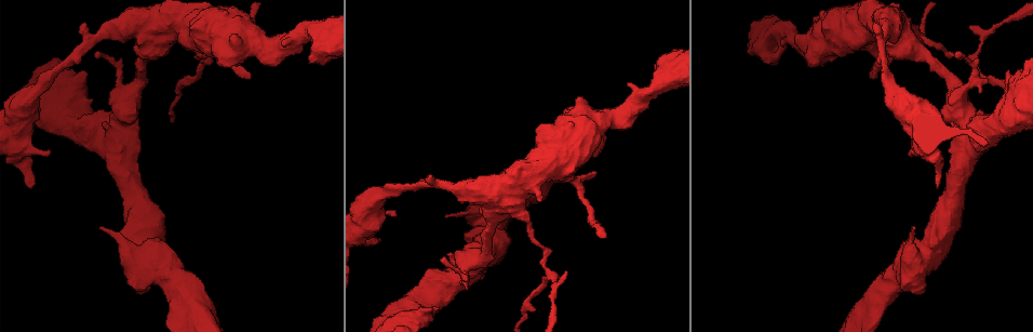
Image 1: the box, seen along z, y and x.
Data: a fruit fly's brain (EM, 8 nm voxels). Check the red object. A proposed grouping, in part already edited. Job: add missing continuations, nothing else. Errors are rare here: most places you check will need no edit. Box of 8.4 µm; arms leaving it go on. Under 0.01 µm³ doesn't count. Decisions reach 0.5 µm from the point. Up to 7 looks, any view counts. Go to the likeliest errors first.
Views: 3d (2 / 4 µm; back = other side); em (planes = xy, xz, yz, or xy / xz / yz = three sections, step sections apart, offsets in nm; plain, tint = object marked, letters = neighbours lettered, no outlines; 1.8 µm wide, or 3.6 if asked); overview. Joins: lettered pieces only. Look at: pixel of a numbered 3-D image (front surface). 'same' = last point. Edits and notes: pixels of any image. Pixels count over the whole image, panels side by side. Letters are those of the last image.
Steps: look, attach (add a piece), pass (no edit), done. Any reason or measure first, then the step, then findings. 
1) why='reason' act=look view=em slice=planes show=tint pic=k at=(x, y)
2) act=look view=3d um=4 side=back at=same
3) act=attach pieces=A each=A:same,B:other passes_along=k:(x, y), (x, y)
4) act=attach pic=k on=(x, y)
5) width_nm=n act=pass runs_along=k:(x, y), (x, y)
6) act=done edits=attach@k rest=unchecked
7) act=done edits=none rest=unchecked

why='branch stops here' act=look view=em slice=planes show=tint pic=1 at=(31, 188)

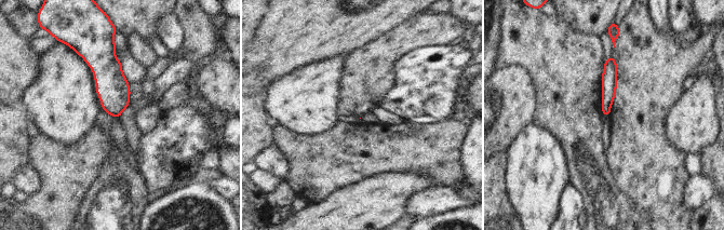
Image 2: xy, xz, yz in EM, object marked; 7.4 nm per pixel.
why='see the neighbours' act=look view=em slice=planes show=letters at=same

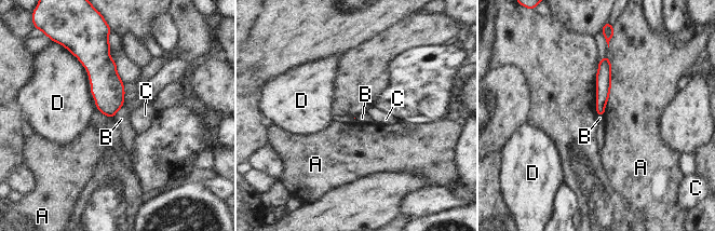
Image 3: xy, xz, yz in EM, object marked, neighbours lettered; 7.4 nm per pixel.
act=pass each=A:other,B:other,C:other,D:other border=3:(124, 105), (112, 118) found='none of them fits'

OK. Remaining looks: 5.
why='branch stops here' act=look view=em um=3.6 slice=yz step=8 show=tint pic=1 at=(84, 22)

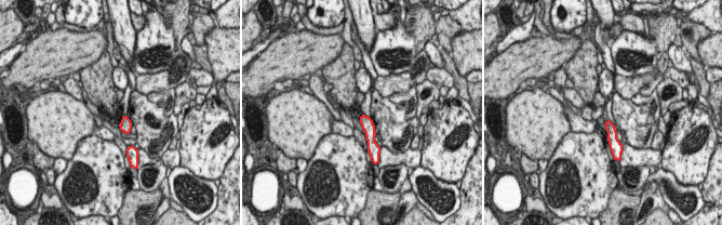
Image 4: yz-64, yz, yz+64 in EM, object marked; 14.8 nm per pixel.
act=look view=em um=3.6 slice=planes show=letters at=same

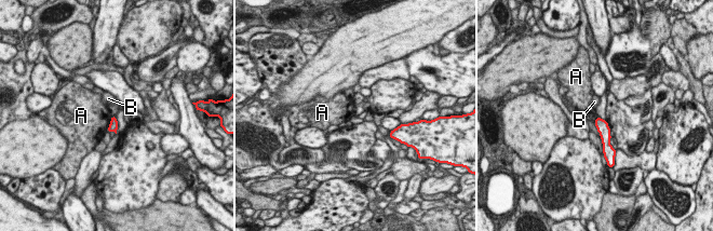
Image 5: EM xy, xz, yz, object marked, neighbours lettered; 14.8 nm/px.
width_nm=130 act=pass each=A:other,B:other found='no lettered piece goes on from it'

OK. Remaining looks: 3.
why='free end' act=look view=3d um=4 side=back pic=1 at=(440, 258)

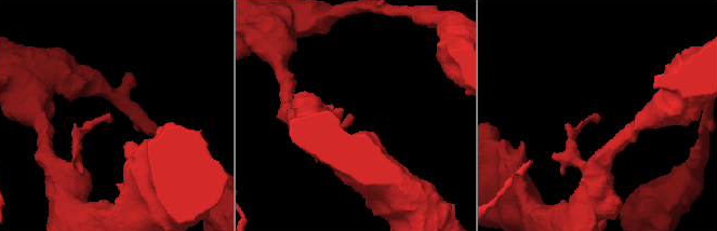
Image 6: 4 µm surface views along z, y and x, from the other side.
act=look view=em slice=yz step=4 show=tint pic=6 at=(598, 118)

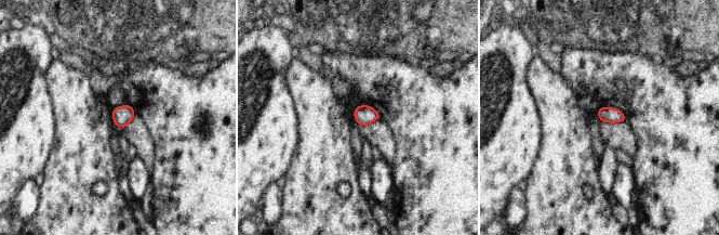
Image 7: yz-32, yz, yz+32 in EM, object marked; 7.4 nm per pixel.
act=look view=em slice=planes show=letters at=same

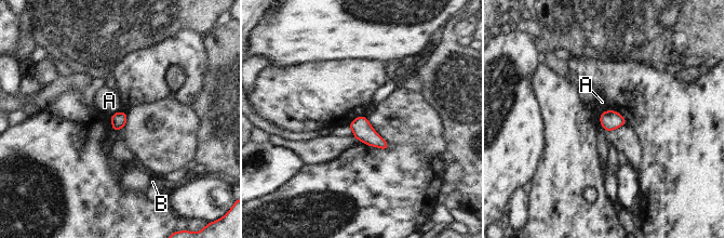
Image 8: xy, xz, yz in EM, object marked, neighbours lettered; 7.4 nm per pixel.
act=pass each=A:other,B:other border=8:(121, 110), (111, 115) found='no lettered piece goes on from it'

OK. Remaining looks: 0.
act=done edits=none rest=unchecked

